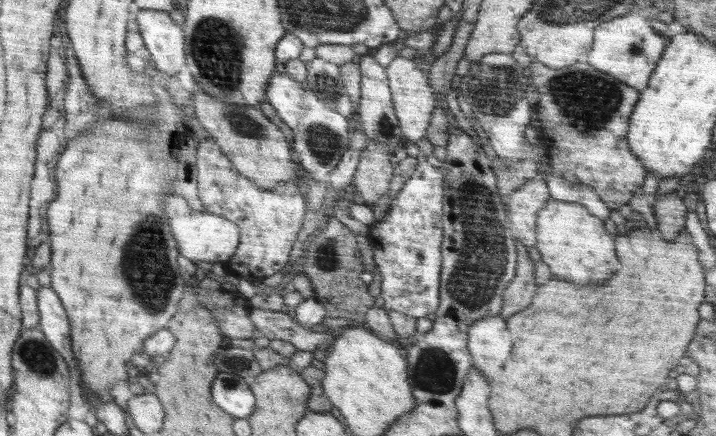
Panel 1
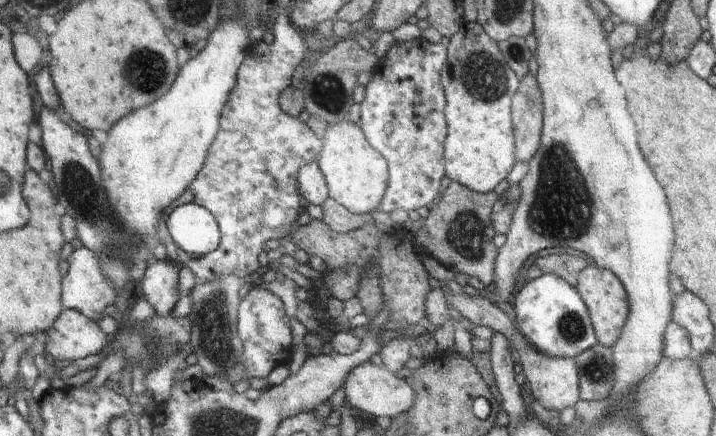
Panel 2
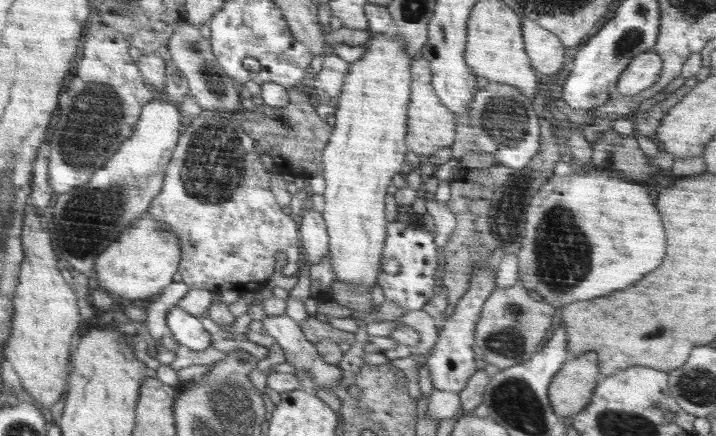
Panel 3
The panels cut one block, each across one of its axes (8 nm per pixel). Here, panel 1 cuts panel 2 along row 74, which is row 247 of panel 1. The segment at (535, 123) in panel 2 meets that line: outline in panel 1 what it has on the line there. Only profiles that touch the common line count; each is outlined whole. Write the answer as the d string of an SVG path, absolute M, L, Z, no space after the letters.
M534 178L526 180L507 198L508 220L512 227L513 239L522 243L528 250L537 243L535 220L538 211L550 197L547 182L542 178Z

